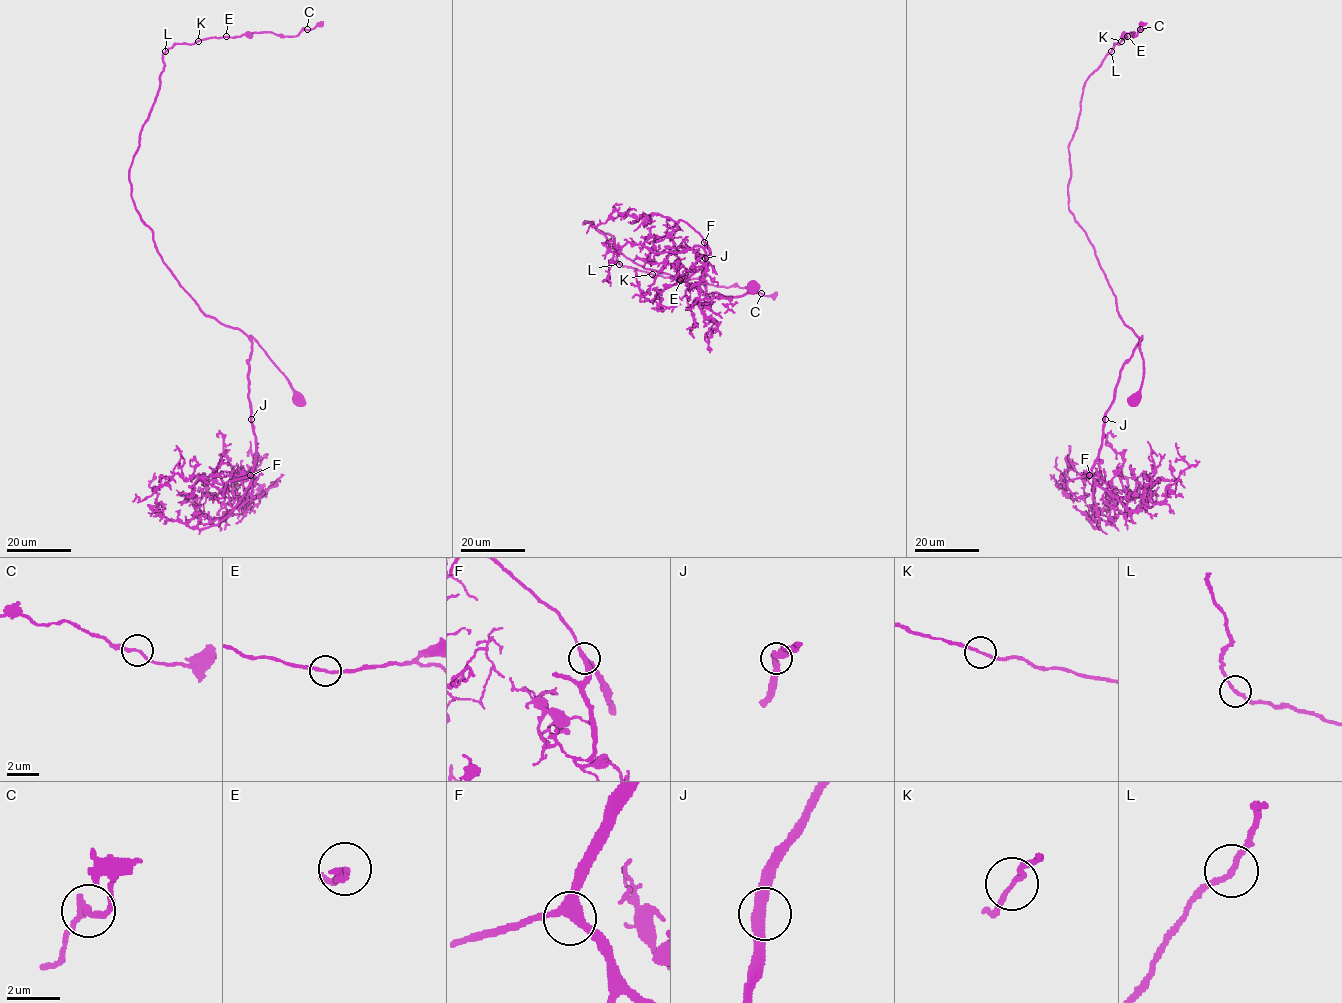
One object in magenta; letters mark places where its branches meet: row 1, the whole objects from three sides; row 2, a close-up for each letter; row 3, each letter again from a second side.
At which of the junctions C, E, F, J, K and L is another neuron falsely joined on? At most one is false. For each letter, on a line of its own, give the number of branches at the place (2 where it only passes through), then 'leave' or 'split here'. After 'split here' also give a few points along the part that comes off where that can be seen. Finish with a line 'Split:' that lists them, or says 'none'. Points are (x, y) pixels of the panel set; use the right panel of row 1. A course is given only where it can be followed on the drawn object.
C: branches 2; leave
E: branches 2; leave
F: branches 3; leave
J: branches 2; leave
K: branches 2; leave
L: branches 2; leave
Split: none

